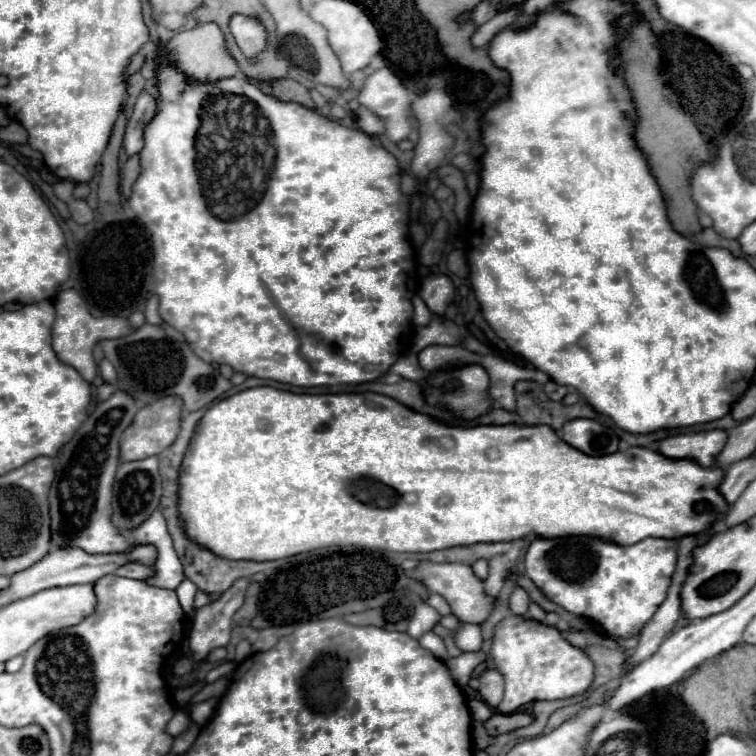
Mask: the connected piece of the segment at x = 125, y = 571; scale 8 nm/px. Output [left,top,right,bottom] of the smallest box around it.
[117,563,153,581]

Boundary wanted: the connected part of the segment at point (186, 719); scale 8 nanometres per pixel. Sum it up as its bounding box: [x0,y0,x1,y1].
[167,709,191,735]

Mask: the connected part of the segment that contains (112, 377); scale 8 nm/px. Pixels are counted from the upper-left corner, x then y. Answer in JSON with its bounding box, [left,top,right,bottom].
[99,359,117,385]

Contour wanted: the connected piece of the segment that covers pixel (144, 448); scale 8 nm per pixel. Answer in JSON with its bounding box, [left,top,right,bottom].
[119,397,181,463]

